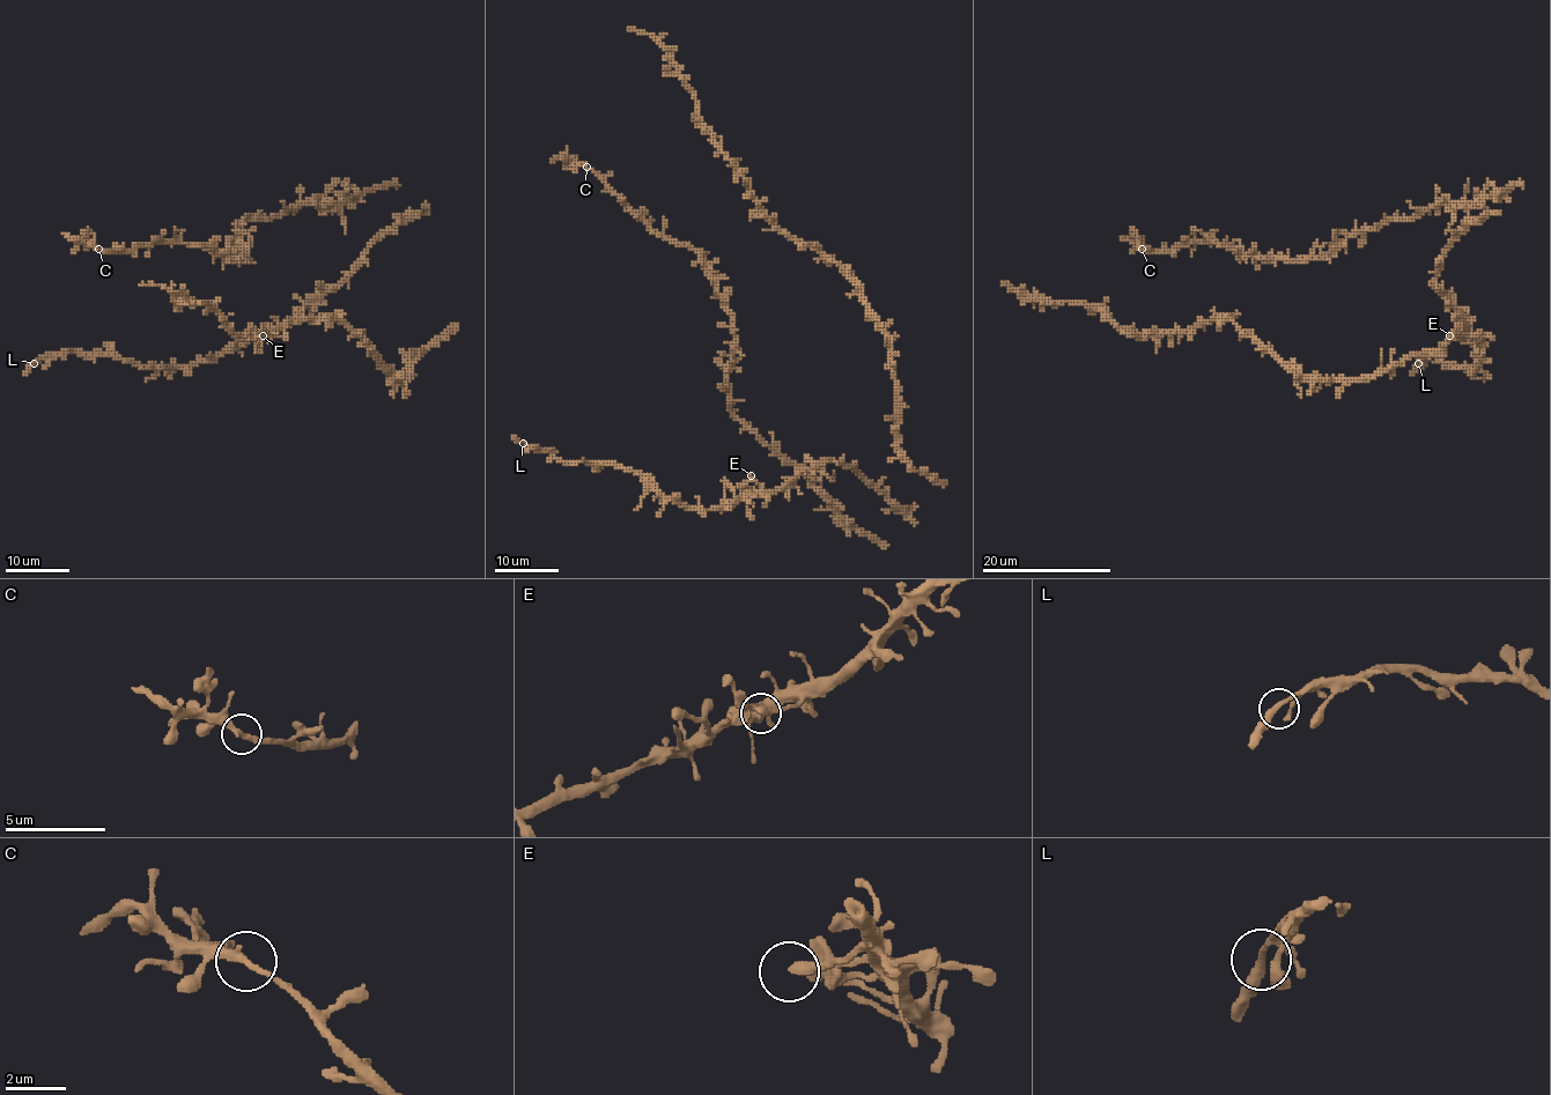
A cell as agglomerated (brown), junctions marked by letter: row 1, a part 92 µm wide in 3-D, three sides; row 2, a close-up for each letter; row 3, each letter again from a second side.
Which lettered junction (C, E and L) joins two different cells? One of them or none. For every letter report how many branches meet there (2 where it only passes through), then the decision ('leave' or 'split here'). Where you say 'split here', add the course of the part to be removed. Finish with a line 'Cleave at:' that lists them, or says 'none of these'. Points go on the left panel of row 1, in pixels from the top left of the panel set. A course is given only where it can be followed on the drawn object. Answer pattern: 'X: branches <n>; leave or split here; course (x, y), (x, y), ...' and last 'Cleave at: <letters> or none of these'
C: branches 2; leave
E: branches 2; leave
L: branches 2; leave
Cleave at: none of these

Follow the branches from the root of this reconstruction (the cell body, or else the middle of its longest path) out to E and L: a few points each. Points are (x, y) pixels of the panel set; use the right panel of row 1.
E: (1437, 289), (1435, 282), (1465, 324), (1461, 332), (1449, 335)
L: (1437, 289), (1435, 282), (1462, 318), (1484, 356), (1476, 367), (1448, 367), (1433, 352), (1428, 352), (1418, 363)

